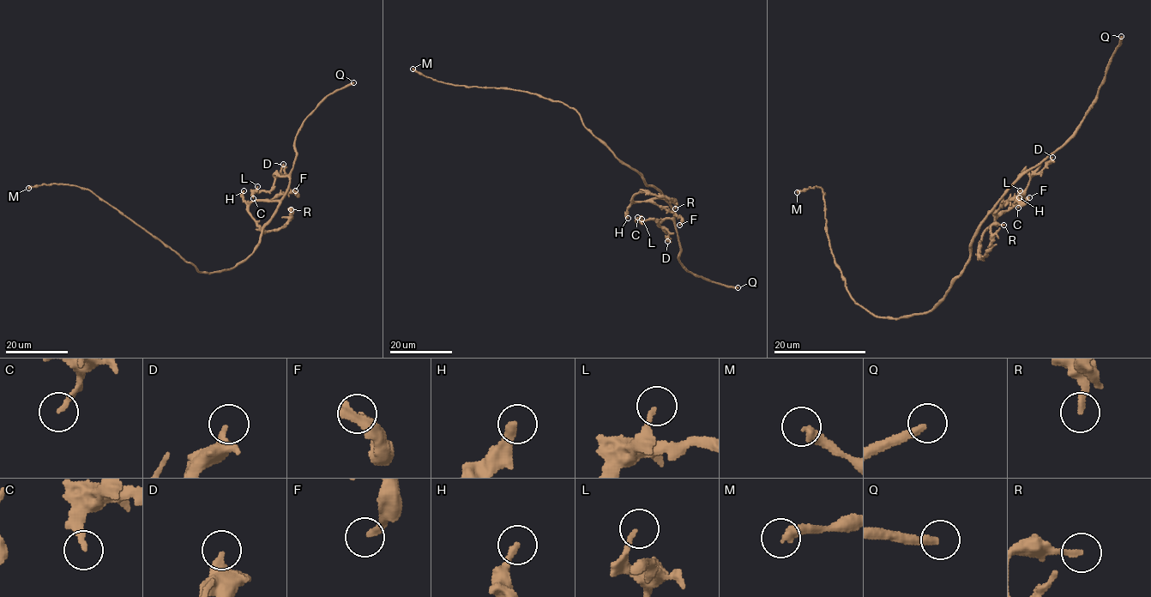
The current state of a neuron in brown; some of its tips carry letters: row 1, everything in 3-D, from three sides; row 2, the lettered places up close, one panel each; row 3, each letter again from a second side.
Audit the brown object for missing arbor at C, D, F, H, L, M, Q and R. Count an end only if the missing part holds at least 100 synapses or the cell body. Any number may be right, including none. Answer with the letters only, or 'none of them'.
Q

